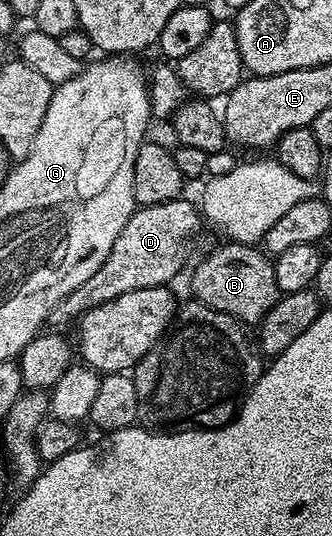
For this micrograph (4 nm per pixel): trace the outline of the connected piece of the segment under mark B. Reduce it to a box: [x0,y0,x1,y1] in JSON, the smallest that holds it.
[191,241,282,326]

